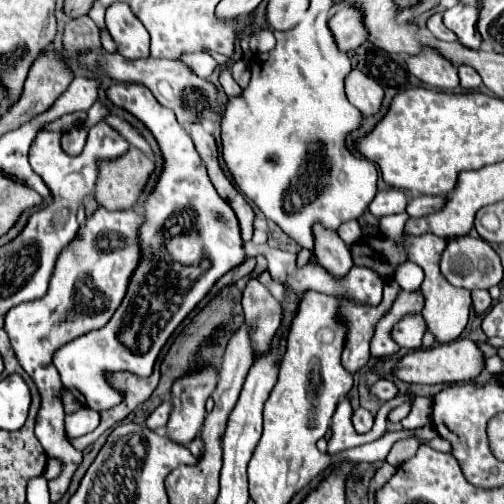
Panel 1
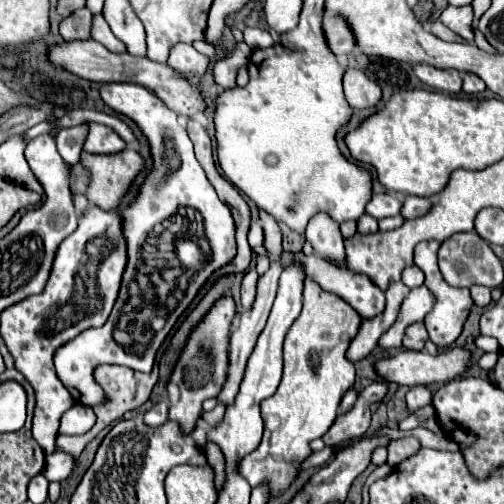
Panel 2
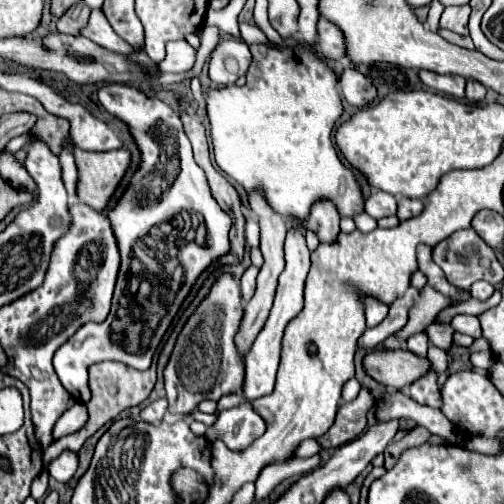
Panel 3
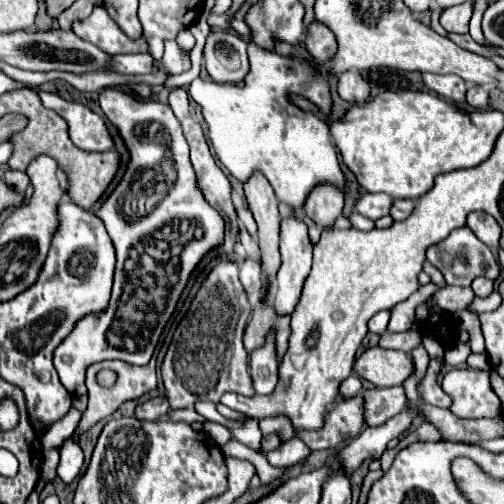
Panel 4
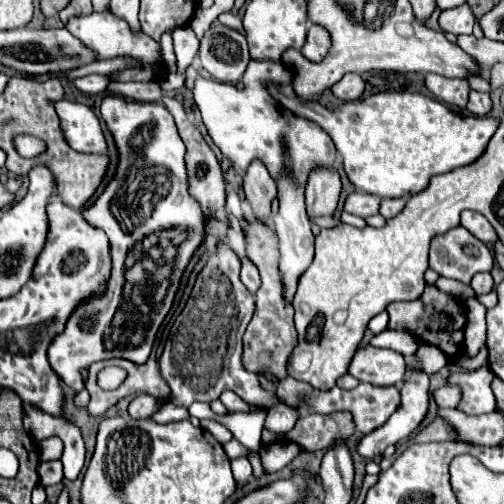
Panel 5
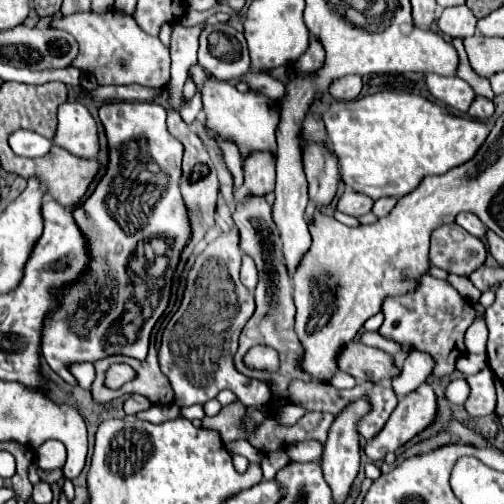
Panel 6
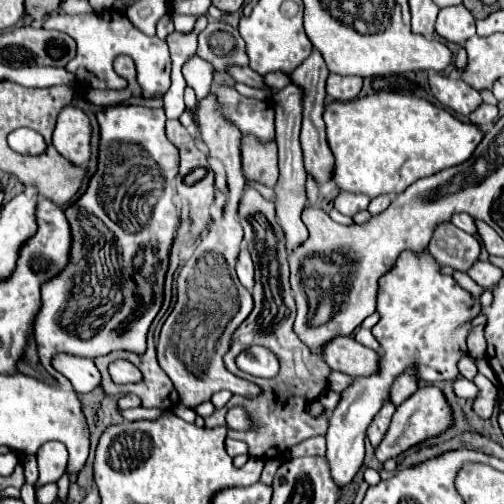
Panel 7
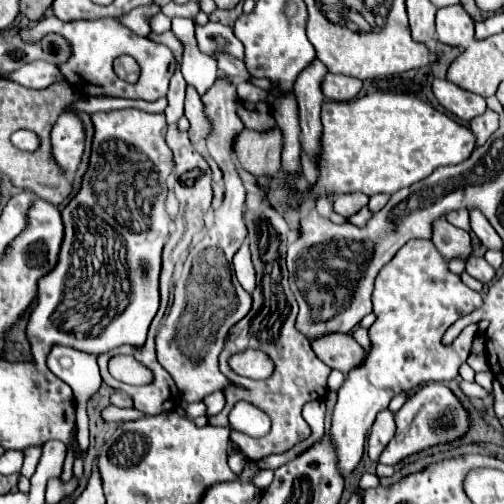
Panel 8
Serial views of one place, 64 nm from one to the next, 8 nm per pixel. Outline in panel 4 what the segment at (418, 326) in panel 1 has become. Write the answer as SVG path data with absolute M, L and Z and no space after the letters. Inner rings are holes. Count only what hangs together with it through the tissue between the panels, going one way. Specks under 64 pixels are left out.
M418 346L418 348L414 348L414 350L412 350L412 360L414 360L412 376L402 384L402 388L404 388L404 392L406 392L406 398L408 398L408 406L406 406L406 410L404 410L404 412L400 412L400 414L396 414L394 418L390 418L390 420L388 420L386 424L382 424L382 426L364 428L364 430L360 432L360 436L356 436L356 440L352 440L348 446L344 446L344 448L340 450L340 458L342 458L344 470L346 470L348 474L352 474L352 472L362 464L362 460L368 460L368 458L370 458L370 460L380 458L380 456L384 454L384 450L386 450L388 442L390 442L390 440L394 440L394 438L398 438L400 434L404 434L404 432L412 426L414 418L420 414L420 406L424 404L424 400L420 398L418 388L420 388L420 382L422 382L422 380L424 380L424 376L426 376L426 370L428 370L428 362L430 362L430 358L428 358L426 350L424 350L422 346Z

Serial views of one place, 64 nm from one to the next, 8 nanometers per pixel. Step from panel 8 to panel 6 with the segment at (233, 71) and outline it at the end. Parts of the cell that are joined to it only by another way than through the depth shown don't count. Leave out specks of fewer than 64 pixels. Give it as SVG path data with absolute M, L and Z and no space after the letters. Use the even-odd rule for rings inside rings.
M248 70L248 72L242 76L242 80L244 80L250 88L260 90L264 96L268 96L268 98L272 98L272 100L280 100L282 96L284 96L284 90L286 90L282 82L274 80L272 76L268 76L268 74L264 74L264 72L252 72L252 70Z

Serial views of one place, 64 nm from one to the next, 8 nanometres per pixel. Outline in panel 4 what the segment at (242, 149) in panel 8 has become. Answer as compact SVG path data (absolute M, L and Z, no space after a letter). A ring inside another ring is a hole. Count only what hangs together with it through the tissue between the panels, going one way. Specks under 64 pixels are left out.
M254 172L248 182L244 182L244 192L248 200L248 208L254 214L258 224L258 238L262 250L262 266L264 266L264 280L274 284L276 270L280 266L280 252L278 252L278 200L272 192L268 180Z

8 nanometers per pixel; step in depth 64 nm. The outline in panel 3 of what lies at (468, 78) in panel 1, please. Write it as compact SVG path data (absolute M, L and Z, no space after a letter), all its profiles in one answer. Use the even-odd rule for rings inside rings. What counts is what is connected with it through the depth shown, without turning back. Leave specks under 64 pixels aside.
M474 80L466 82L466 98L468 98L468 102L480 104L480 102L484 102L484 96L486 96L486 88L482 84L478 84Z

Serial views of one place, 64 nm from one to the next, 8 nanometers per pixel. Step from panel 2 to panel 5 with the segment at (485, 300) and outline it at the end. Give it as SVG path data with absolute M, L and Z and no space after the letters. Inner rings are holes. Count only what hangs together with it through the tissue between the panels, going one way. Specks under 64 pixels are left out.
M480 272L480 274L476 274L476 276L472 278L470 286L474 288L474 292L476 292L478 296L480 296L480 294L486 294L486 292L490 292L490 290L494 288L492 274L490 274L490 272Z

